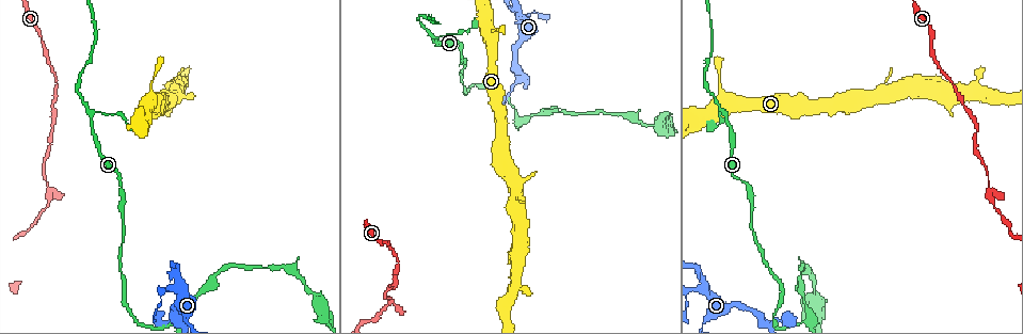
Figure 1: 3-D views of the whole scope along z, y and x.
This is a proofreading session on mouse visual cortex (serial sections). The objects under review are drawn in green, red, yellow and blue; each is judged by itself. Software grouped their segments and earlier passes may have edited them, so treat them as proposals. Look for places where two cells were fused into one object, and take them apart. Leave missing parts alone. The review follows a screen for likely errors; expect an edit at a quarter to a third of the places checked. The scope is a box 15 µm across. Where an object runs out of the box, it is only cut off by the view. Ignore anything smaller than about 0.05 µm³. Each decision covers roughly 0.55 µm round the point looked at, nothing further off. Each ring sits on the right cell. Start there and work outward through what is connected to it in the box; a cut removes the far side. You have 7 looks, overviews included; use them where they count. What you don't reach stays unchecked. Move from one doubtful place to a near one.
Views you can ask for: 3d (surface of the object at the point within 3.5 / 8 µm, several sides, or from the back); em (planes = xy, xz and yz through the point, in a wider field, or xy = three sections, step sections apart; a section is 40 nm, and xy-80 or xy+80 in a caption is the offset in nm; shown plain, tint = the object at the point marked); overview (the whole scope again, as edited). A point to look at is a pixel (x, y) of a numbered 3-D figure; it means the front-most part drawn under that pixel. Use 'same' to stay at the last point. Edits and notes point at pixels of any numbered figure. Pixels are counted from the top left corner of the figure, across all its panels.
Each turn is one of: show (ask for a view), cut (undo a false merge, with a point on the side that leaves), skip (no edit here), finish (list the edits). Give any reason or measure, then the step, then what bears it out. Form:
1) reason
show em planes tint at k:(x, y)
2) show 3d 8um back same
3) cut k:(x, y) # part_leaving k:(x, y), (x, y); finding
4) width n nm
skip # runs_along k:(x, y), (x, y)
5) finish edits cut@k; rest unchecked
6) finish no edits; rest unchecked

thick turns thin
show 3d 3.5um at 1:(519, 16)

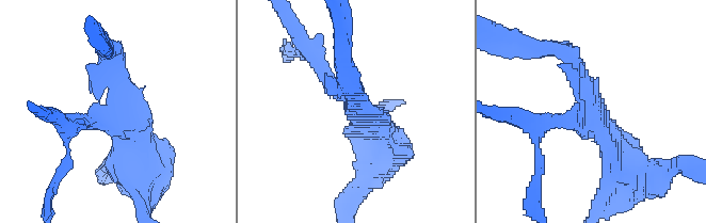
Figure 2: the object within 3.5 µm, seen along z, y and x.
cut 2:(325, 68) # part_leaving 2:(339, 92), (316, 59), (300, 53); two cells meet here

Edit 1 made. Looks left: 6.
sharp bend
show em planes tint at 1:(809, 318)

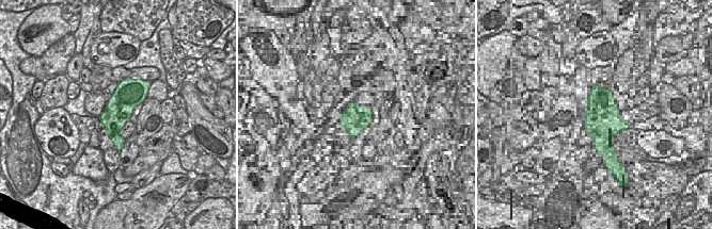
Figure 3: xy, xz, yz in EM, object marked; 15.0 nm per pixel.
wider look
show 3d 3.5um same

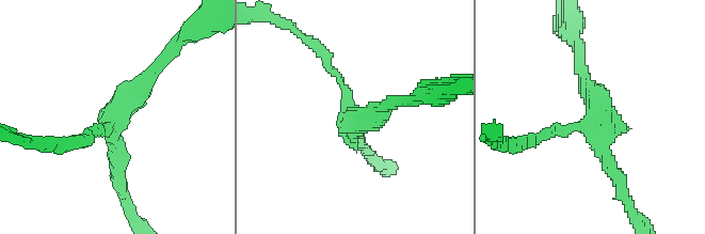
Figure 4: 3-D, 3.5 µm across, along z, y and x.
cut 4:(143, 97) # part_leaving 4:(114, 119), (176, 46); a second cell is stuck on

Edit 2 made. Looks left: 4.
three arms meet
show 3d 3.5um at 1:(91, 115)

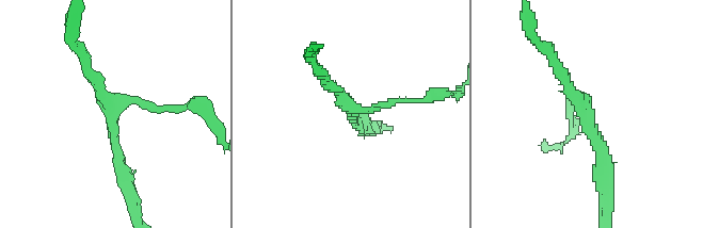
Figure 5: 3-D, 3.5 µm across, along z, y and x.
arms 3; arm_widths 100, 150, 200 nm; shape alone is not enough
show em xy step 2 tint at 5:(352, 109)

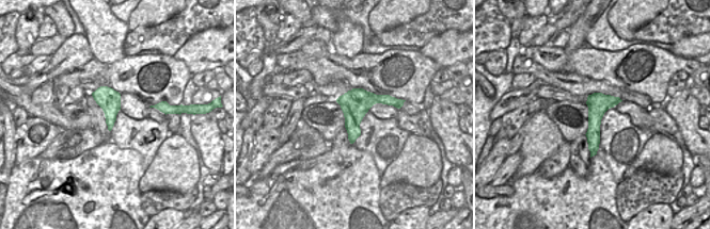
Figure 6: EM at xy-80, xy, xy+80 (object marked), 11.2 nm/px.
skip # runs_along 6:(616, 99), (595, 115), (593, 152); continuous, no second cell

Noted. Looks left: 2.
finish edits cut@2, cut@4; rest unchecked

